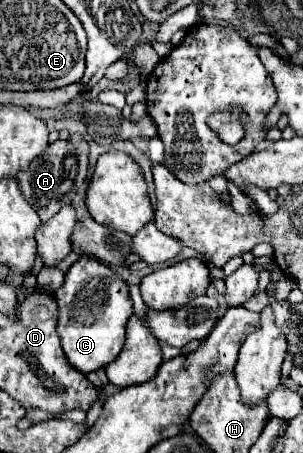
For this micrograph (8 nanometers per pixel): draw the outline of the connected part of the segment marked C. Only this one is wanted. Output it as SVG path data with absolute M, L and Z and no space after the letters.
M83 256L69 268L63 286L55 290L55 300L59 304L57 334L69 364L87 376L113 362L125 344L125 324L133 314L127 284L95 258Z

